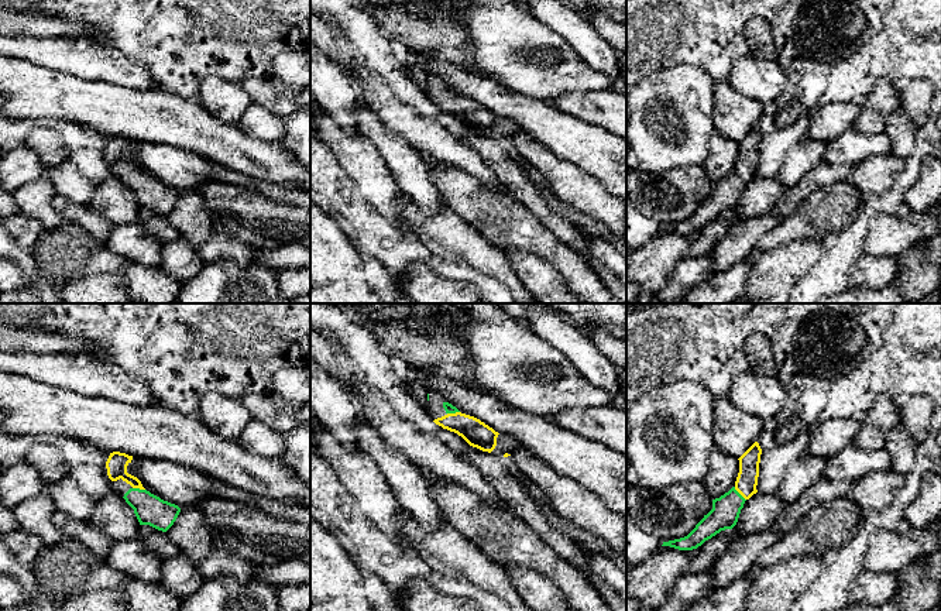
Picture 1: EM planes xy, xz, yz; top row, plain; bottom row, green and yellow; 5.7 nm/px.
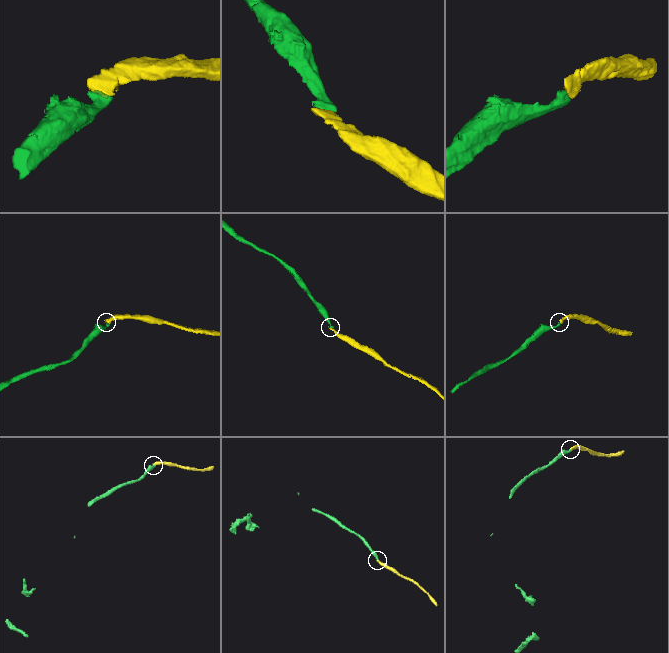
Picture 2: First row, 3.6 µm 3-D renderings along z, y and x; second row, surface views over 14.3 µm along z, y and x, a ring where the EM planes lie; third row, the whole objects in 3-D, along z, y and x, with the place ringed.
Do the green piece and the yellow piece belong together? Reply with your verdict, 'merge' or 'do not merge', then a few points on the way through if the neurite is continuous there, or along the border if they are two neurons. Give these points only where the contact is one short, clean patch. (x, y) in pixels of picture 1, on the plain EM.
merge; way yz (725, 195), (739, 178), (747, 164)

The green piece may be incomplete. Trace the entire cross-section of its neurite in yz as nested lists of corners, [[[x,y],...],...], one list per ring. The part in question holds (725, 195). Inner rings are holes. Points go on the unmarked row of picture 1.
[[[755,126],[738,144],[739,157],[735,169],[712,183],[712,193],[696,209],[684,222],[663,226],[662,230],[670,230],[679,234],[693,234],[705,224],[725,213],[732,213],[739,202],[746,183],[758,176],[758,161],[762,133]]]

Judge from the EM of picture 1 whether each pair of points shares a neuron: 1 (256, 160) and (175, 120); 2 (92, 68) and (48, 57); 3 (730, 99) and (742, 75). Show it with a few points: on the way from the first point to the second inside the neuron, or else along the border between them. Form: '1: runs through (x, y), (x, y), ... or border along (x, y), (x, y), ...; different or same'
1: runs through (236, 150), (195, 129); same
2: runs through (81, 57), (59, 57); same
3: border along (728, 81), (737, 91), (763, 105); different

